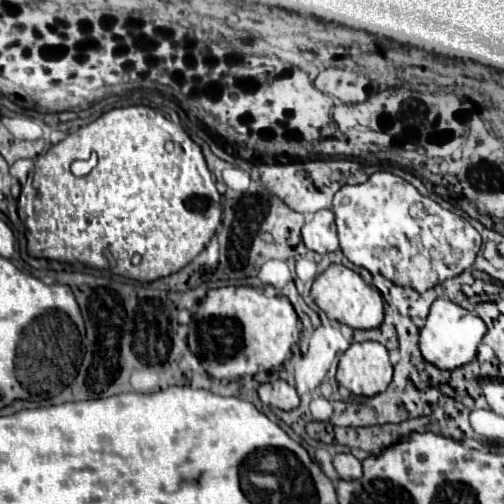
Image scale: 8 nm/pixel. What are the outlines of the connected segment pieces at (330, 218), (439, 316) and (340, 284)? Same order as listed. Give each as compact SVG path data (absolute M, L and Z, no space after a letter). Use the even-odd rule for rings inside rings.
M319 210L315 212L313 220L301 228L301 238L305 246L319 254L329 254L339 248L337 240L337 226L333 210Z
M439 298L433 302L427 322L421 328L419 348L427 362L431 362L439 368L445 368L445 370L453 370L453 368L459 368L475 358L477 346L479 346L481 338L485 336L485 332L487 332L487 326L477 314L457 306L455 302L451 302L447 298Z
M331 264L325 272L321 272L311 286L311 296L313 296L315 304L331 320L347 324L349 328L369 330L369 328L377 328L383 322L383 296L381 296L381 292L375 286L365 284L357 272L349 270L343 264Z

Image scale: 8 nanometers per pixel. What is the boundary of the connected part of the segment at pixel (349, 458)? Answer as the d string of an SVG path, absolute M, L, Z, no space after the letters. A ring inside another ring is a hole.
M337 454L333 458L333 466L341 480L359 480L361 478L361 462L353 454Z

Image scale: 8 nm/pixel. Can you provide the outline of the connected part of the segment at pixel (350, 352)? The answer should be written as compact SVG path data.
M379 342L351 344L339 358L337 382L351 394L375 396L387 390L393 378L387 348Z

